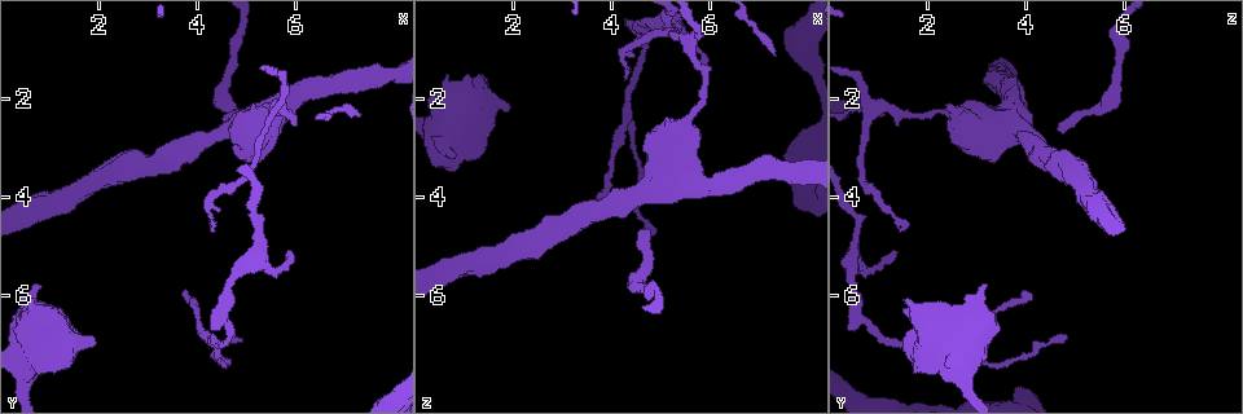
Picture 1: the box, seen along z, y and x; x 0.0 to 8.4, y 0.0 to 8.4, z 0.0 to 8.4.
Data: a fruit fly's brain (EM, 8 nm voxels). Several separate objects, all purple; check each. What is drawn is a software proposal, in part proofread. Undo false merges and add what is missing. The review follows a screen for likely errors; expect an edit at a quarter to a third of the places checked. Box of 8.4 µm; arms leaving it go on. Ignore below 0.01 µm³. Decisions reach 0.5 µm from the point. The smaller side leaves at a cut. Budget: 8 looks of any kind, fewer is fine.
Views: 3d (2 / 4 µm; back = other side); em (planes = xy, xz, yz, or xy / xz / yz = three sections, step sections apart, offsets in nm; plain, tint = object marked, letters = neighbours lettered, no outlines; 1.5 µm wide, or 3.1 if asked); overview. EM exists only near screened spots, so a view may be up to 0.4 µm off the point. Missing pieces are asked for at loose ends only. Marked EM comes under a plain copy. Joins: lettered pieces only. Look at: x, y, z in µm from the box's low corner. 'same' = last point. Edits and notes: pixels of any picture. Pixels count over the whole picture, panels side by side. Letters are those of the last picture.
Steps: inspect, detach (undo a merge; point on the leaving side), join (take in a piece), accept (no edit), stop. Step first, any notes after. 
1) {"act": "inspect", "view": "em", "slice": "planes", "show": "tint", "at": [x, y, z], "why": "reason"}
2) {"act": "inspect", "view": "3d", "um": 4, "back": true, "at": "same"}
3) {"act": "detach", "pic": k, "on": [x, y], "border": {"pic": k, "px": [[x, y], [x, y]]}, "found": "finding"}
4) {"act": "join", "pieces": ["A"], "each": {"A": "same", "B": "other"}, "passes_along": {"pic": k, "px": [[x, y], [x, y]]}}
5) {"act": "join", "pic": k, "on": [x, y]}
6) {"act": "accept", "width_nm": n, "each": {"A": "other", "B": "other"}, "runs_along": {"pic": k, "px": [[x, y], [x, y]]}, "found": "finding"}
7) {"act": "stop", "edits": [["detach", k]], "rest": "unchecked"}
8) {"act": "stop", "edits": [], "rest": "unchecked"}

{"act": "inspect", "view": "em", "slice": "xz", "step": 8, "show": "letters", "at": [0.85, 5.80, 3.15], "why": "stops while still wide"}

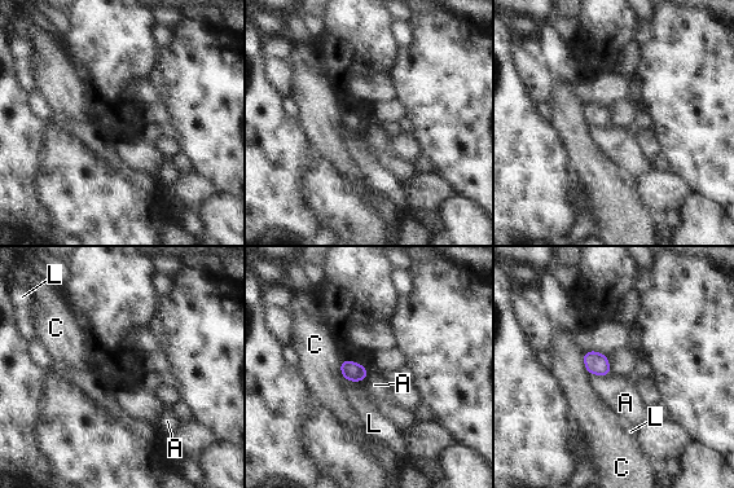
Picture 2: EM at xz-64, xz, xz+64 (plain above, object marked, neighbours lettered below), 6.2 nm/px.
{"act": "inspect", "view": "em", "slice": "planes", "show": "letters", "at": "same"}

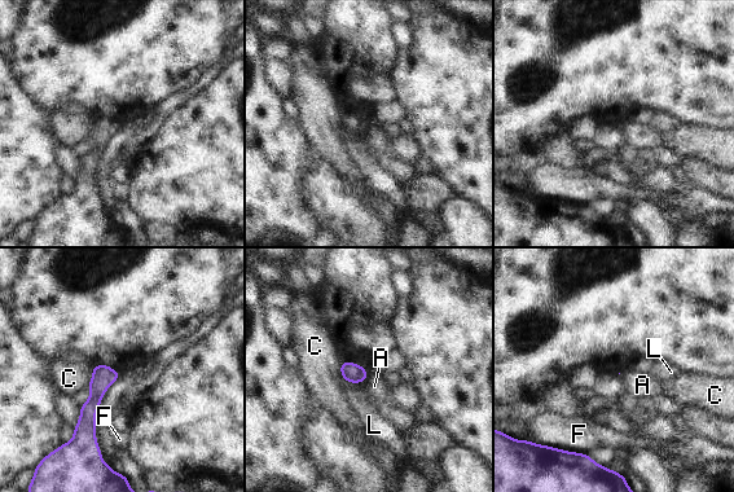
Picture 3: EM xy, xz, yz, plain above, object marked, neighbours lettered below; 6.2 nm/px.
{"act": "accept", "each": {"A": "other", "C": "other", "F": "other", "L": "other"}, "runs_along": {"pic": 3, "px": [[105, 368], [88, 409], [93, 444]]}, "found": "none of them fits"}

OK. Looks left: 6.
{"act": "inspect", "view": "3d", "um": 4, "at": [3.75, 5.95, 4.05], "why": "thin end"}

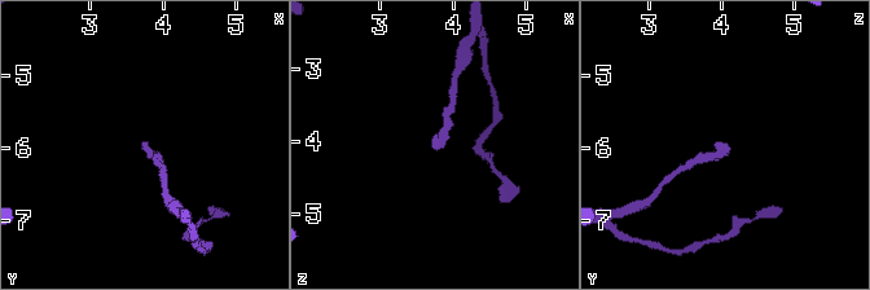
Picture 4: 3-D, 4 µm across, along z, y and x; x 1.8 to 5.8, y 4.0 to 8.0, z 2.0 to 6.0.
{"act": "inspect", "view": "em", "slice": "planes", "show": "letters", "at": [3.70, 5.95, 4.15], "why": "now the EM"}

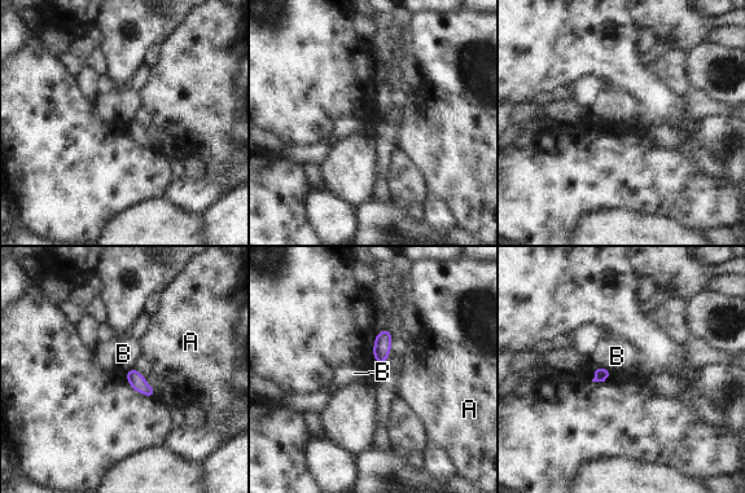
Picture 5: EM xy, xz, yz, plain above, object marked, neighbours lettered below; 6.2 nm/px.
{"act": "accept", "longest_contact_nm": ["B", 120], "each": {"A": "other", "B": "other"}, "border": {"pic": 5, "px": [[597, 365], [613, 373]]}, "found": "none of them fits"}

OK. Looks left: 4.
{"act": "inspect", "view": "em", "slice": "yz", "step": 4, "show": "tint", "at": [4.75, 2.70, 4.80], "why": "free end"}

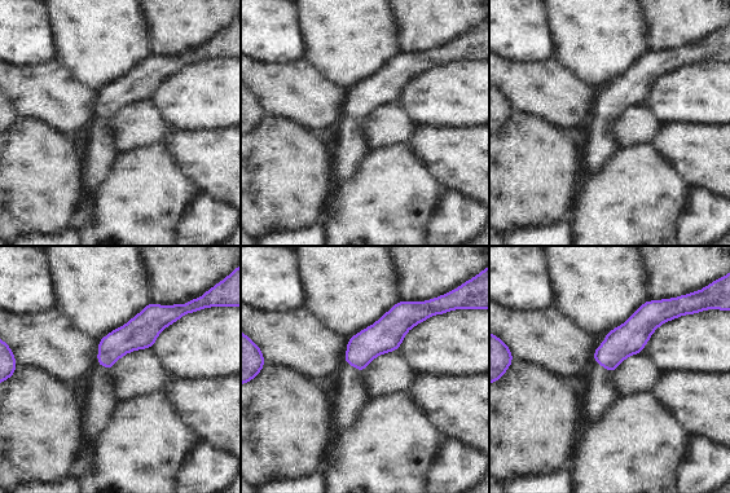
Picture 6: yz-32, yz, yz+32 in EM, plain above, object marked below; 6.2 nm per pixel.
{"act": "inspect", "view": "em", "slice": "planes", "show": "letters", "at": "same", "why": "cut it another way"}

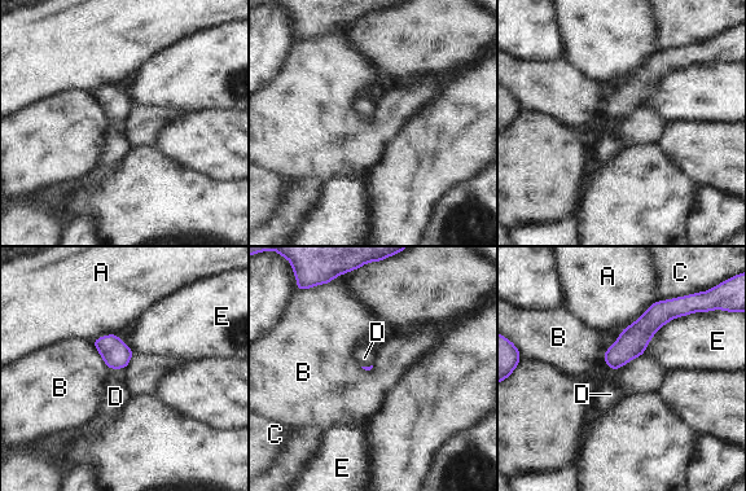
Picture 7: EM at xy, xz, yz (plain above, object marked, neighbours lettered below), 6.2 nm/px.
{"act": "join", "pieces": ["D"], "each": {"A": "other", "B": "other", "C": "other", "D": "same", "E": "other"}, "passes_along": {"pic": 7, "px": [[115, 354], [117, 368], [115, 397]]}, "found": "the neuron continues"}

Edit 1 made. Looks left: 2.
{"act": "stop", "edits": [["join", 7]], "rest": "unchecked"}

